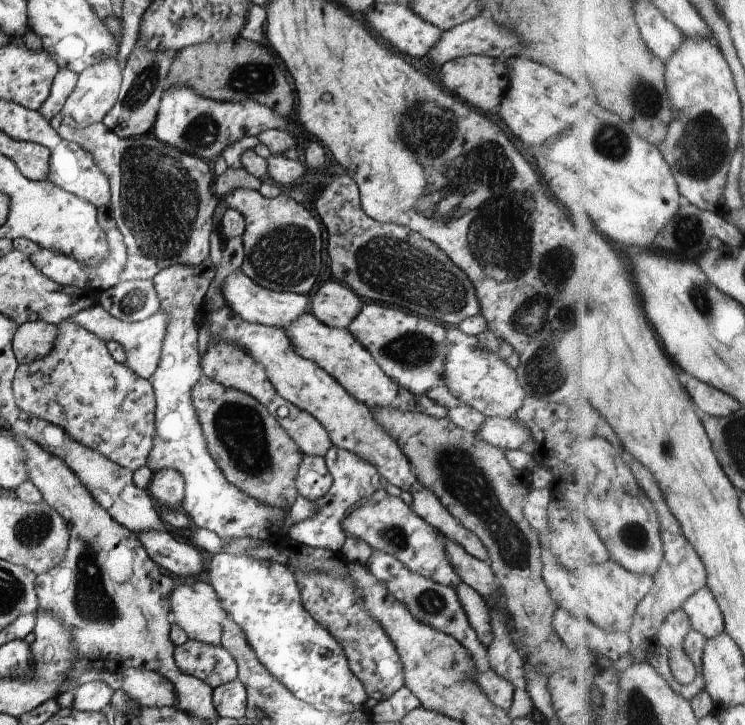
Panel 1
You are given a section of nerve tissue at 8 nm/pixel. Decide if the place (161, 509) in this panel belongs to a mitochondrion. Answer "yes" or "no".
no

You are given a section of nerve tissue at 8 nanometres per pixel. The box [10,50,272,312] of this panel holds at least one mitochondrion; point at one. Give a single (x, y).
(161, 199)

